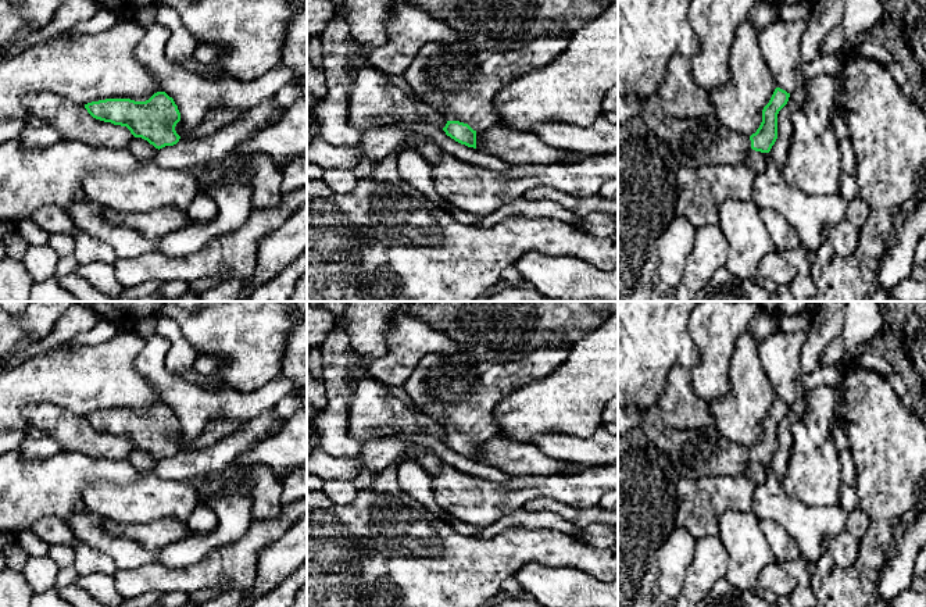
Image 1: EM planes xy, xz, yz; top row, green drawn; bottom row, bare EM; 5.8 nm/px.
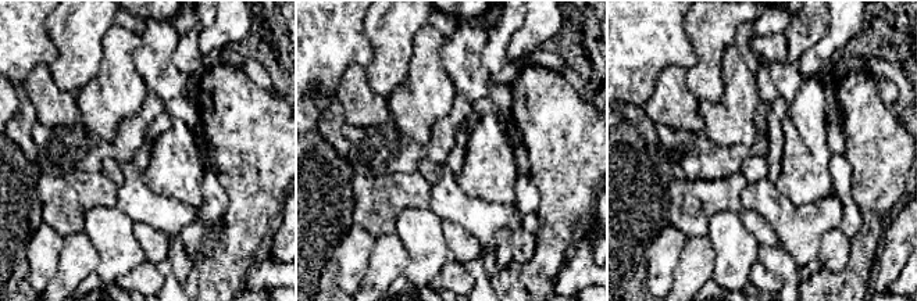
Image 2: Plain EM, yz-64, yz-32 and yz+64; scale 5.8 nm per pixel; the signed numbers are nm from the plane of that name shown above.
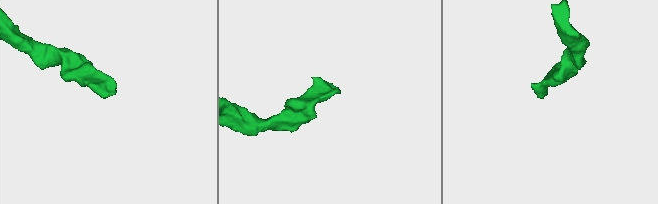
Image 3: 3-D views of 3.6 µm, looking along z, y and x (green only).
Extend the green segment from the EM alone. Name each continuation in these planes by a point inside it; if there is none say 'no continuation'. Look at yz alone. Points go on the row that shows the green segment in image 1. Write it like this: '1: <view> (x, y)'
1: yz (699, 142)

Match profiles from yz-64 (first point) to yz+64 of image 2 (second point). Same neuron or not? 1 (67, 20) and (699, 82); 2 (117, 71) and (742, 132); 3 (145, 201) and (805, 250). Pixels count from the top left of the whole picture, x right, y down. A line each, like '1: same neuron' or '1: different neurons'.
1: same neuron
2: same neuron
3: same neuron

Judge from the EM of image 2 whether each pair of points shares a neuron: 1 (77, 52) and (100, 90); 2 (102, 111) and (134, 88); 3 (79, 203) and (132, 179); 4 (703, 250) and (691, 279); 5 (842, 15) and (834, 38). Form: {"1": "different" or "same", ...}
{"1": "different", "2": "same", "3": "different", "4": "same", "5": "same"}

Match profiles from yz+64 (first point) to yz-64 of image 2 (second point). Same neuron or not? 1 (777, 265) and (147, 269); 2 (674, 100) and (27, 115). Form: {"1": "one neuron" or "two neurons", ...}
{"1": "two neurons", "2": "two neurons"}

